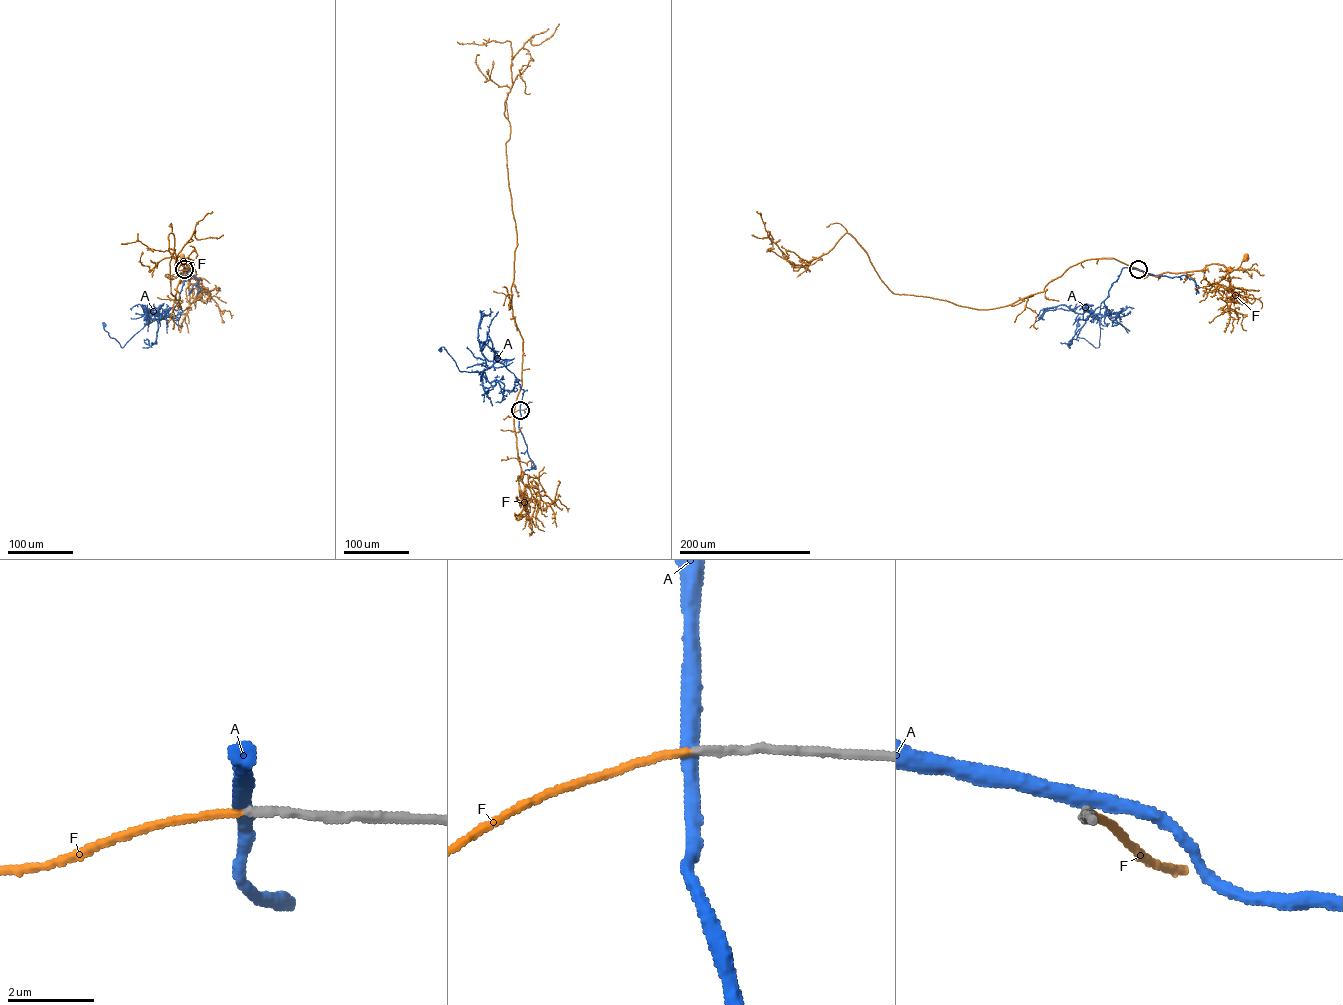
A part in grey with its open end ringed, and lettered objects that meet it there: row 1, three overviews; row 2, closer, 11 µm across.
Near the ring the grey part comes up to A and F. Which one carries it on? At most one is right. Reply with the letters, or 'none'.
F

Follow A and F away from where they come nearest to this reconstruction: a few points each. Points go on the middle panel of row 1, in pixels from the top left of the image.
A: (520, 410), (524, 391), (502, 363), (495, 362), (482, 371), (460, 371), (444, 347), (440, 350)
F: (520, 410), (514, 412), (513, 417), (521, 468), (519, 496), (530, 508), (525, 516), (518, 517)

